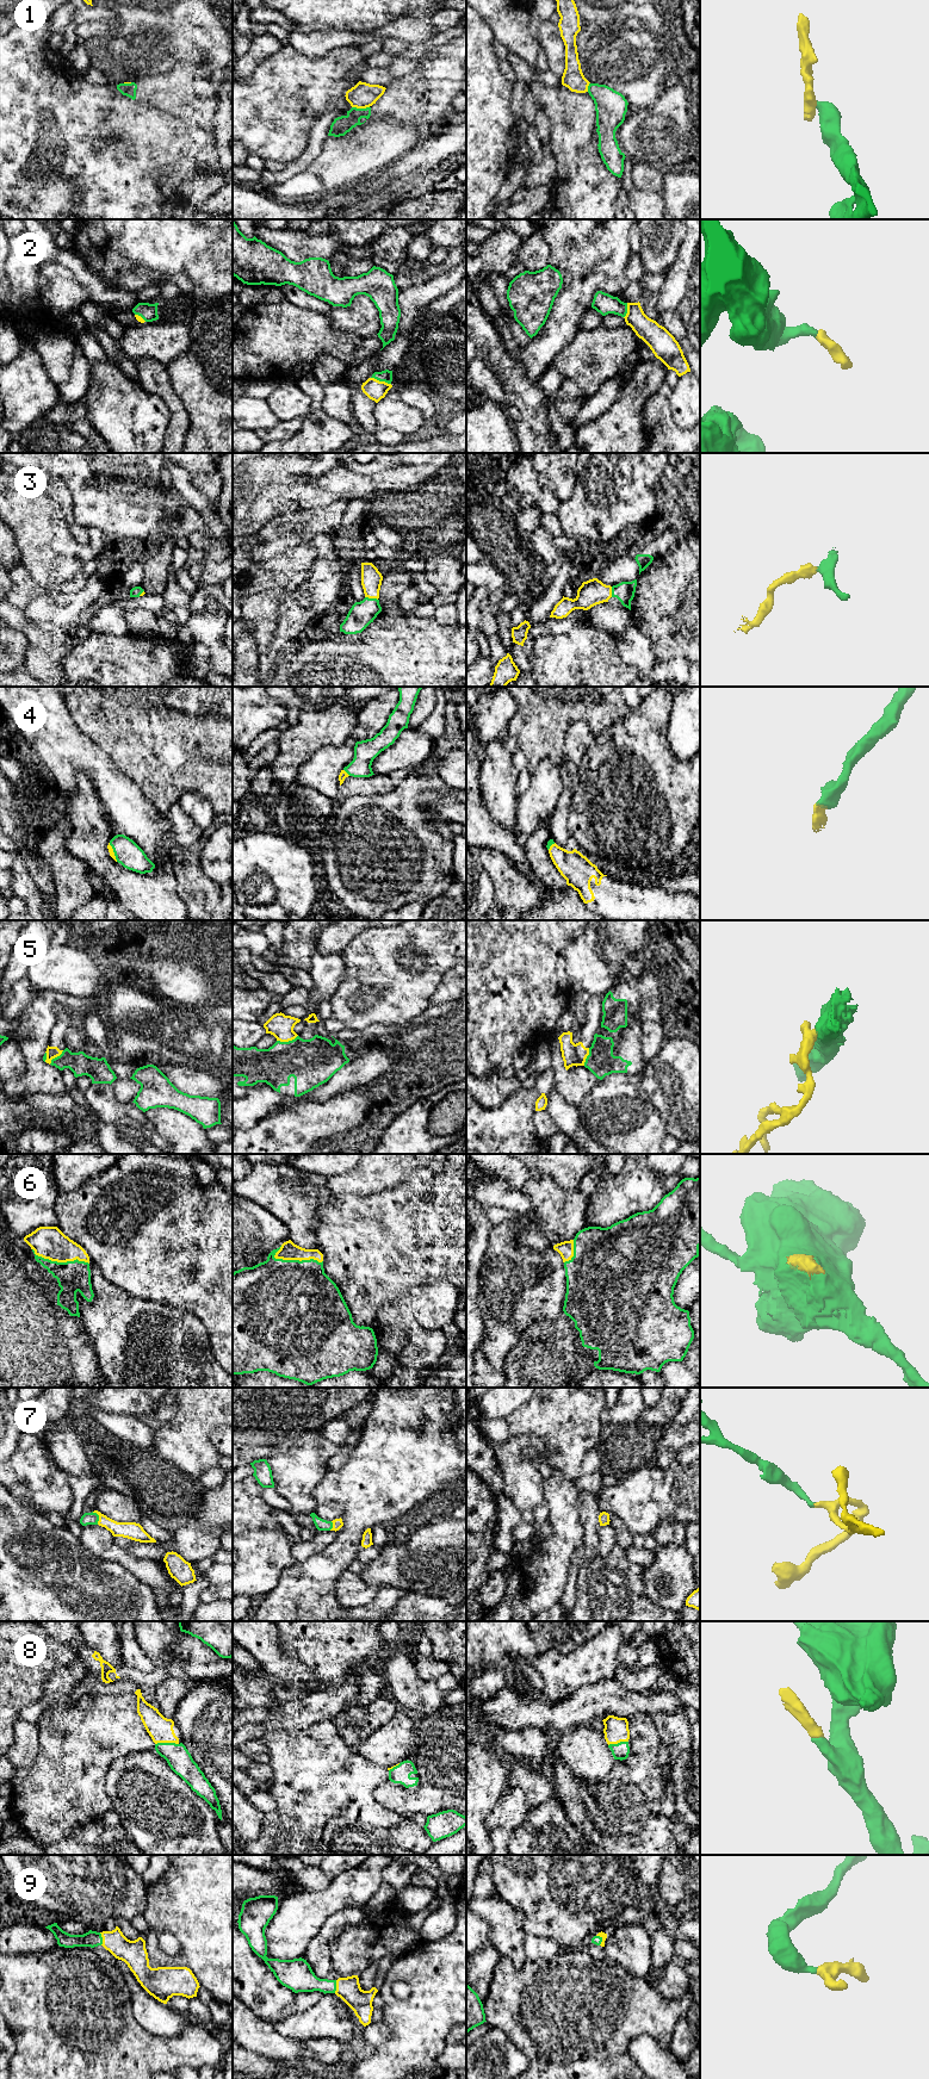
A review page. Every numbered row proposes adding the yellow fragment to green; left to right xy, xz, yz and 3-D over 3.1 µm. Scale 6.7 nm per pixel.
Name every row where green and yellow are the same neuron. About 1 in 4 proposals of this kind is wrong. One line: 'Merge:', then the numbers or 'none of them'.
Merge: 2, 3, 4, 6, 7, 8, 9

